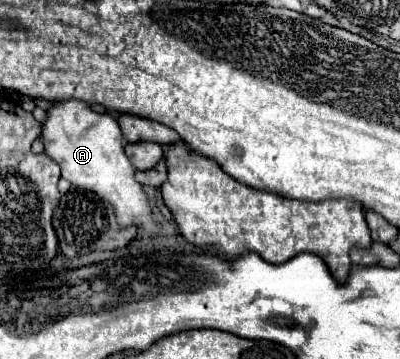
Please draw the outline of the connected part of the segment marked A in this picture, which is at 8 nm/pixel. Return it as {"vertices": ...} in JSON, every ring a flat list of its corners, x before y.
{"vertices":[[57,101,47,109,39,139,43,141,45,153,61,167,61,177,73,185,95,191,101,199,109,201,121,227,137,225,153,235,159,233,161,227,153,221,147,195,135,181,135,169,123,151,125,141,115,117,109,113,95,113,85,101]]}

